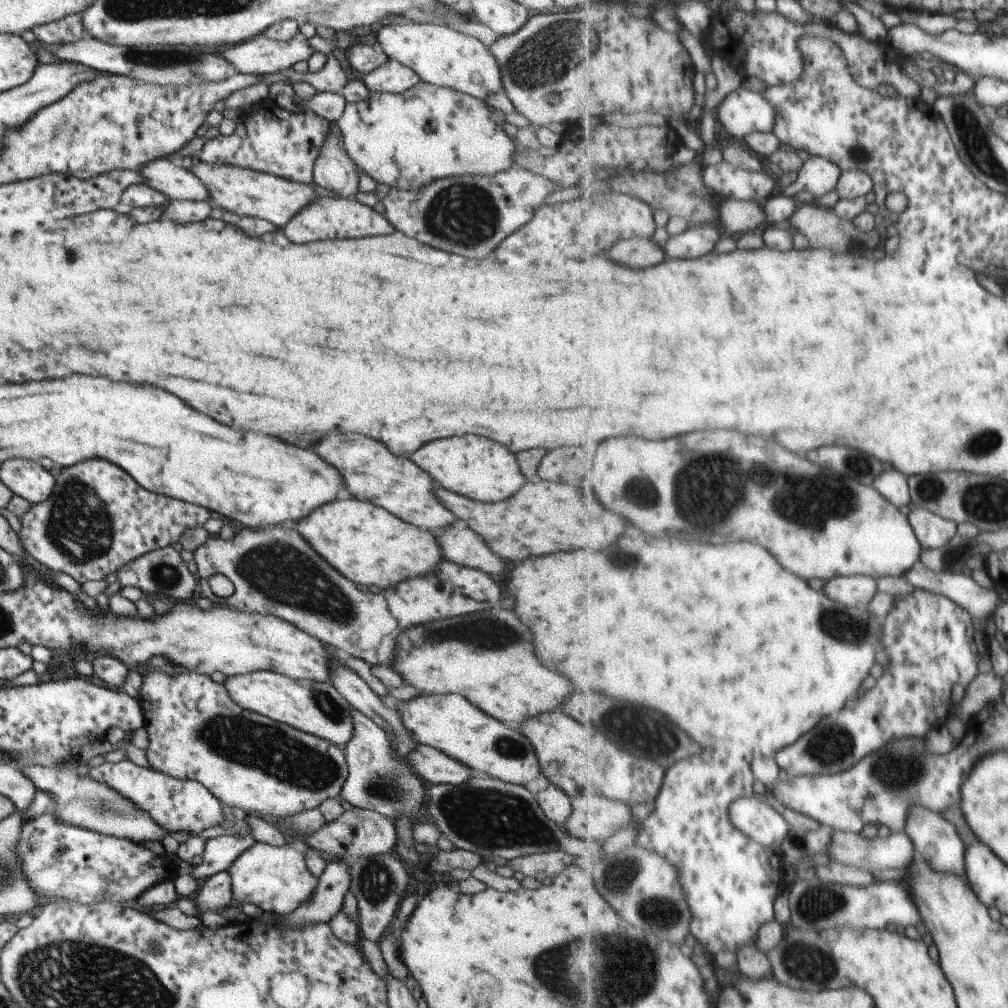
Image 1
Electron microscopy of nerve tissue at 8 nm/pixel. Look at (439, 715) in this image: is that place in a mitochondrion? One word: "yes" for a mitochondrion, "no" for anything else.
no

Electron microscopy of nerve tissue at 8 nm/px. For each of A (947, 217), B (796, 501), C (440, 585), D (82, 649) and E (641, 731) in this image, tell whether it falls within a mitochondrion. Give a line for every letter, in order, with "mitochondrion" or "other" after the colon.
A: other
B: mitochondrion
C: other
D: other
E: mitochondrion

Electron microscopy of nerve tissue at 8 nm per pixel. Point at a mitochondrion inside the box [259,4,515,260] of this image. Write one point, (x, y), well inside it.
(460, 214)

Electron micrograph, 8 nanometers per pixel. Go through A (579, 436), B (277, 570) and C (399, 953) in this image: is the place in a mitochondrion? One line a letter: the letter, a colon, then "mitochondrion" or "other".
A: other
B: mitochondrion
C: other

